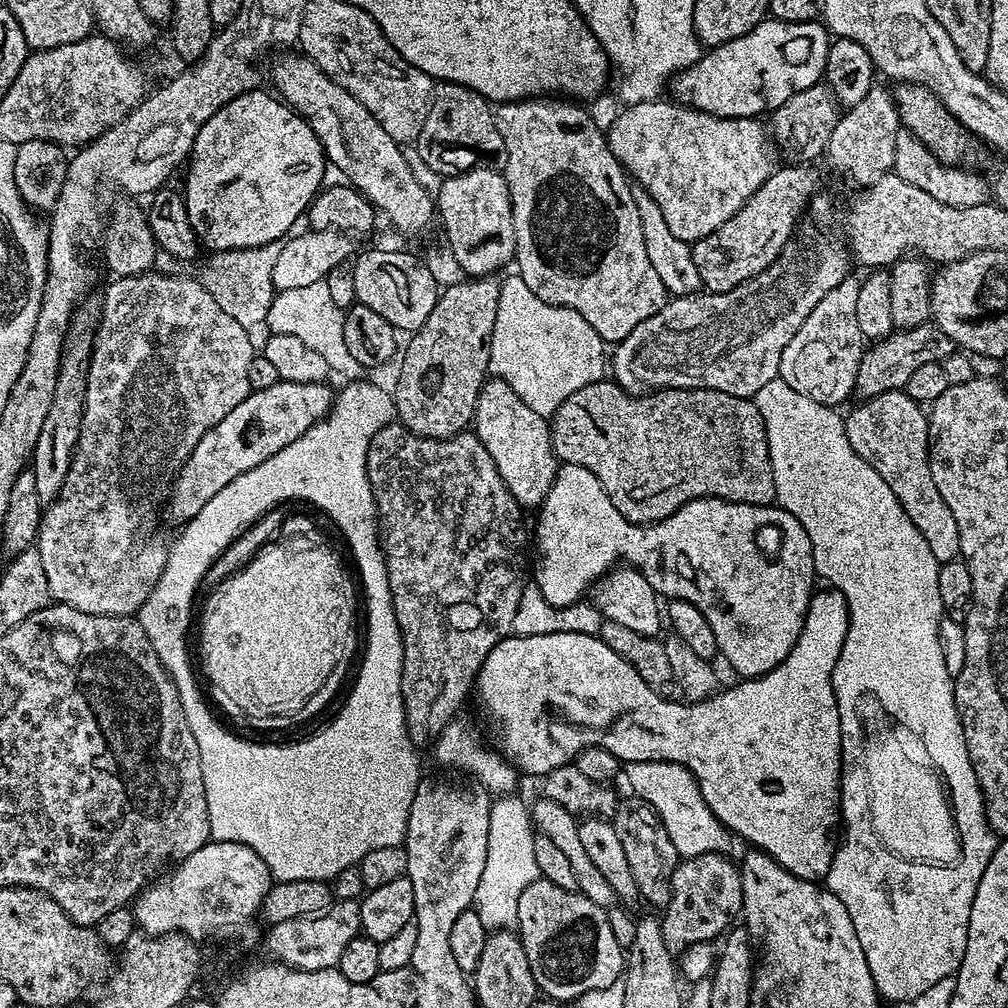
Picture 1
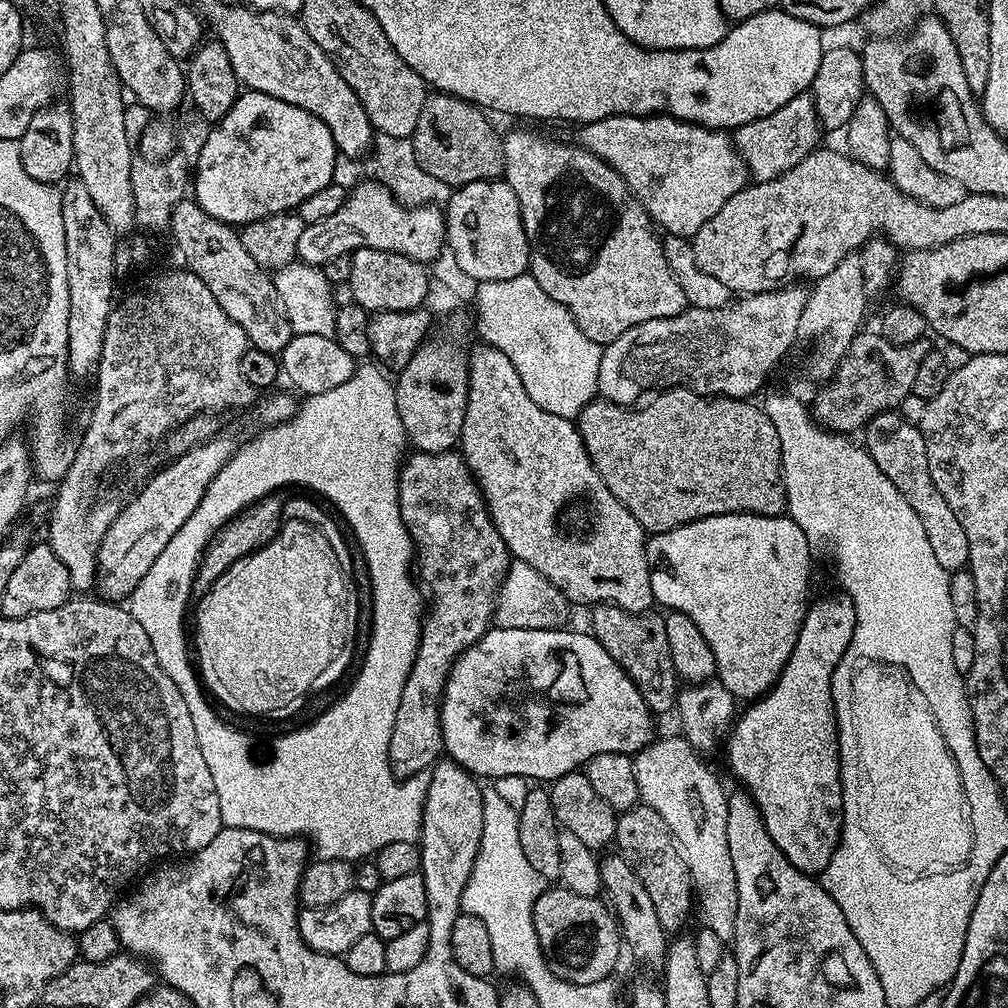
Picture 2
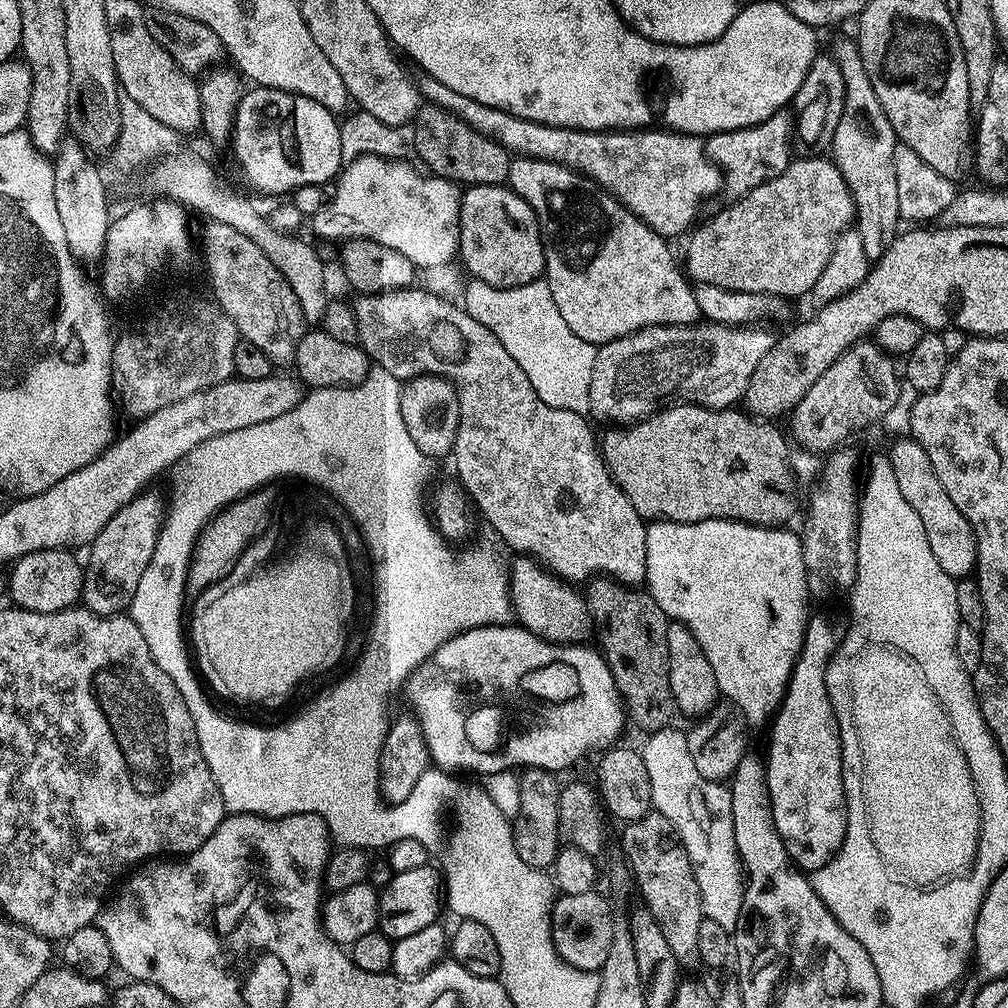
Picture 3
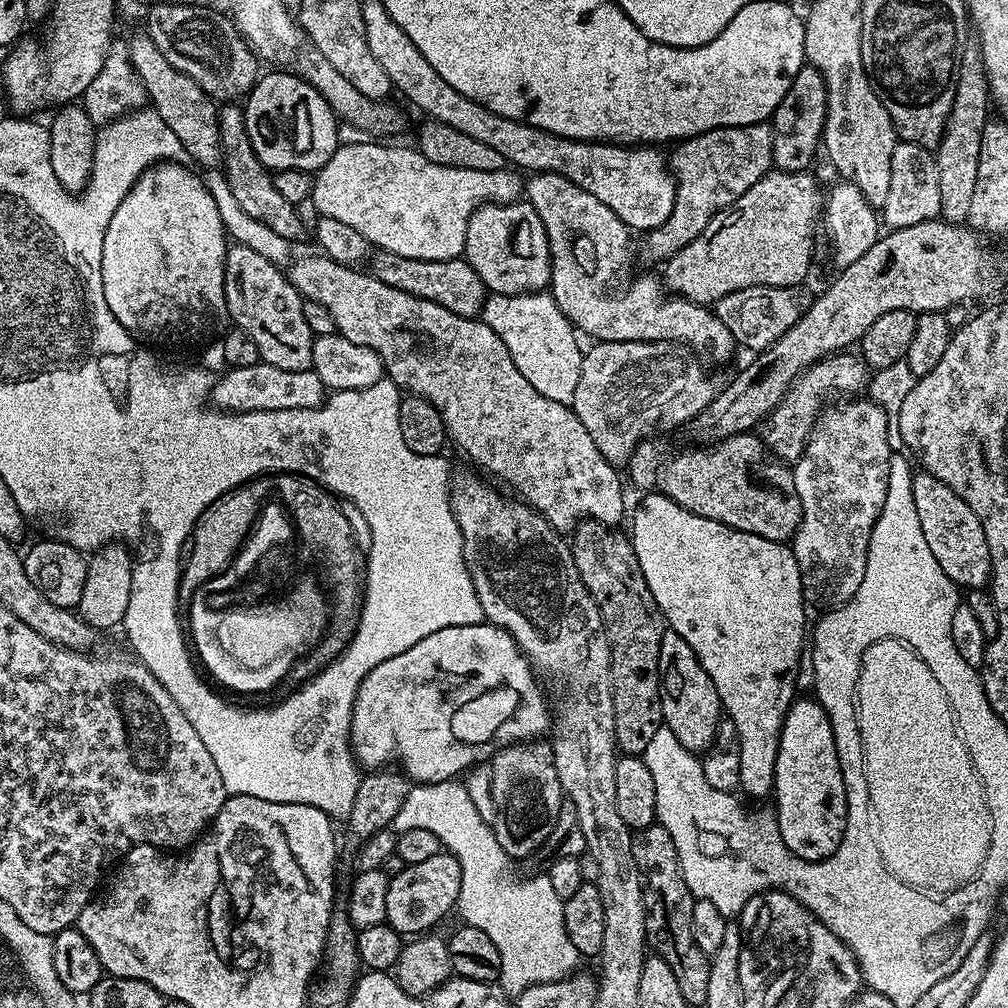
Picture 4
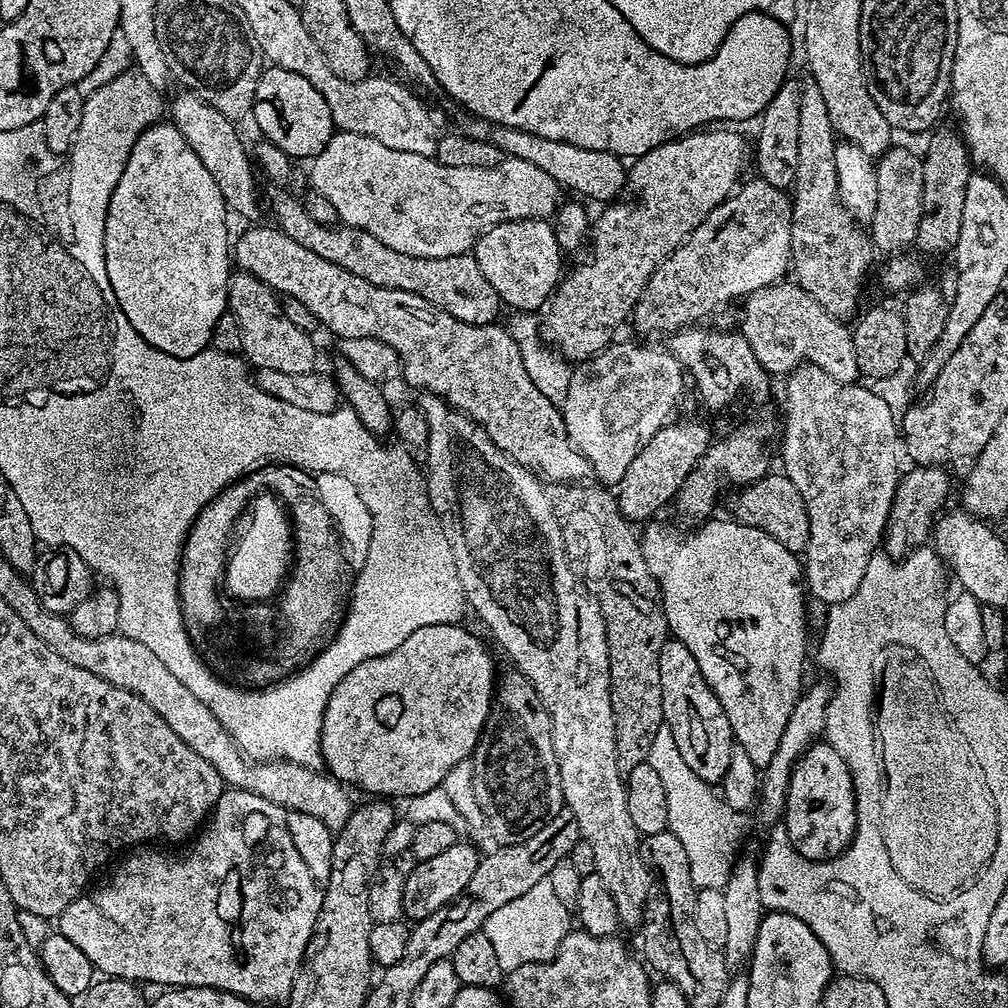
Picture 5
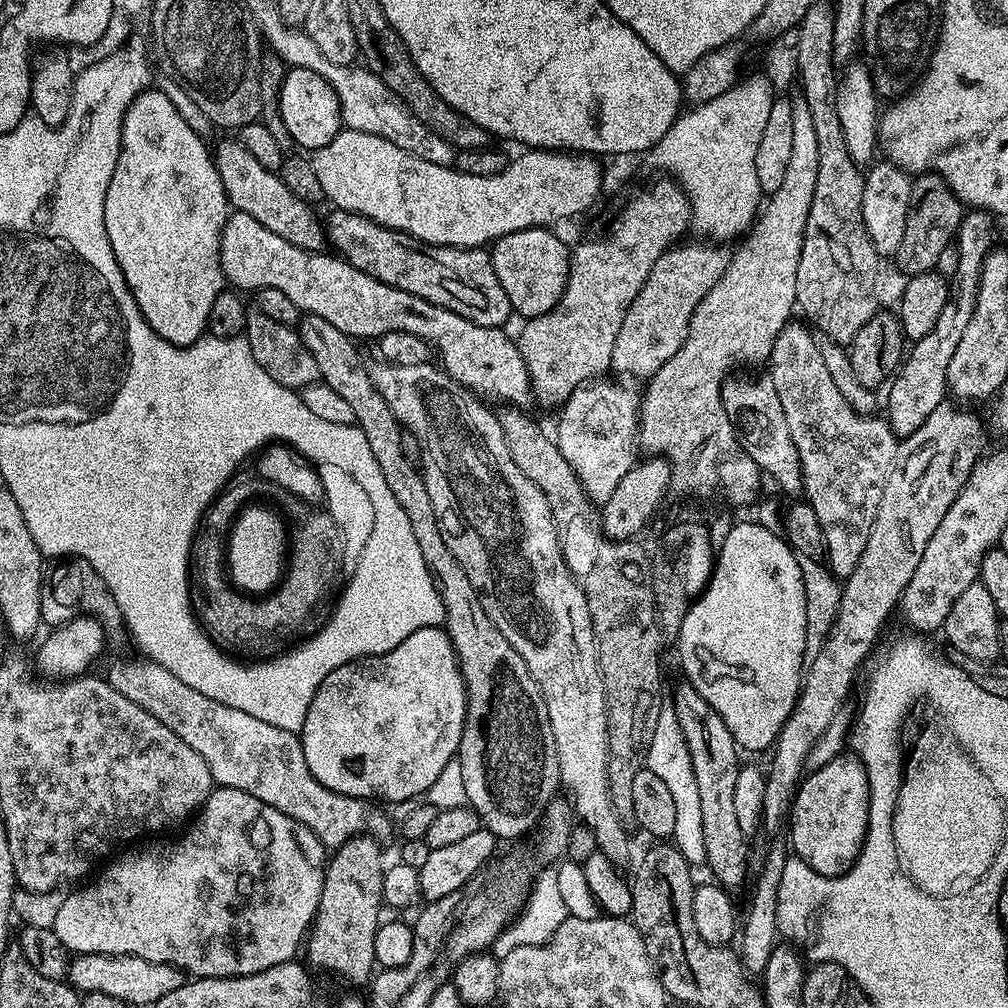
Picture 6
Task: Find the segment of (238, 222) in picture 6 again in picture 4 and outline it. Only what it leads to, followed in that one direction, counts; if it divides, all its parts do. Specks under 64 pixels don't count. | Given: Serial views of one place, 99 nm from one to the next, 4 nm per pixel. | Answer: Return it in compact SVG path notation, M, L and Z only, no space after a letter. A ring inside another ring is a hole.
M323 254L315 255L300 256L296 261L294 261L295 259L291 261L292 269L287 269L286 272L289 282L299 290L305 300L313 300L330 310L331 317L336 322L336 332L339 335L350 338L350 342L358 342L358 346L370 346L370 350L374 350L378 354L378 358L382 358L387 379L394 381L405 393L421 396L423 400L430 401L438 410L451 443L453 440L477 464L475 467L481 473L487 474L489 477L497 476L497 478L492 478L499 481L501 485L509 484L513 488L511 491L519 499L529 504L536 512L542 513L550 522L550 526L557 528L561 534L571 533L581 520L589 518L597 520L600 524L619 525L616 523L624 516L624 488L620 485L619 474L616 473L619 472L617 465L602 458L598 446L594 446L594 438L590 438L586 426L582 426L582 422L574 415L569 405L559 404L554 402L554 398L546 398L542 394L538 394L538 390L534 390L534 386L530 386L530 382L526 382L526 378L522 378L522 370L518 370L518 366L514 366L514 358L510 358L510 350L506 350L506 346L502 346L502 338L498 338L498 334L494 334L494 330L490 330L490 326L486 326L483 319L459 316L434 302L423 300L414 294L406 294L402 290L394 290L394 286L386 286L386 282L378 282L378 278L374 278L359 267L339 264Z

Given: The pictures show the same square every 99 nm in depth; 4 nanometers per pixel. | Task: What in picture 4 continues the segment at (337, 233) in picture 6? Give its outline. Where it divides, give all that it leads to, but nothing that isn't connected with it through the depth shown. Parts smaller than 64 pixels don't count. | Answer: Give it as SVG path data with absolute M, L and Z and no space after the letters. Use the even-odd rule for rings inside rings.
M224 102L219 105L217 114L218 120L218 142L220 143L220 164L226 182L230 186L230 194L250 214L250 218L262 222L265 226L270 226L276 234L281 235L290 242L296 242L304 236L304 224L300 221L297 205L286 202L282 198L278 186L274 186L272 181L273 173L265 168L264 164L254 154L254 146L250 142L248 133L248 114L239 103ZM376 250L370 256L370 275L378 278L378 282L386 282L386 286L394 286L394 290L402 290L406 294L414 294L423 300L434 302L446 310L459 316L479 317L484 311L484 301L490 293L484 287L482 278L463 258L454 260L419 260L418 258L402 258L402 254L394 254Z

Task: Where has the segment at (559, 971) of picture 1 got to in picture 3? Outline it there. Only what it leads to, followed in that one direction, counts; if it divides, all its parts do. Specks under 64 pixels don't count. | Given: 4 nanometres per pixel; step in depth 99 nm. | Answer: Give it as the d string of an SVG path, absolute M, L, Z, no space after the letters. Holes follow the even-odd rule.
M591 891L586 894L560 896L553 903L550 923L556 952L578 970L599 972L606 962L606 953L610 951L610 942L614 931L612 908L607 904L608 902L605 897Z

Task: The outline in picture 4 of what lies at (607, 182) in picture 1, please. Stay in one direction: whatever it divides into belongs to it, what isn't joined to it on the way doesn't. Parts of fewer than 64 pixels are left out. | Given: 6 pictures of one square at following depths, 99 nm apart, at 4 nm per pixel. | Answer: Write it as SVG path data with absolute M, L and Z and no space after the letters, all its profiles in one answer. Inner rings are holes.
M537 172L527 177L526 200L536 211L538 218L542 218L542 226L546 230L548 249L550 250L550 258L552 259L550 294L554 298L554 302L558 302L558 310L562 310L562 314L566 314L566 318L571 322L573 328L579 330L583 335L585 332L586 335L593 336L591 339L596 342L602 340L613 340L614 342L630 342L631 340L675 340L678 344L687 344L693 352L699 354L701 357L712 356L712 360L716 364L726 363L727 360L731 358L732 351L737 351L738 345L735 338L730 334L730 330L726 330L726 326L722 326L722 322L716 317L715 311L713 311L711 307L696 304L692 300L684 299L683 296L669 294L659 275L640 276L637 280L632 280L628 285L624 285L624 271L632 264L633 233L622 222L622 218L618 218L618 214L614 214L614 210L610 210L610 206L605 206L603 202L598 202L598 198L594 198L594 194L586 194L586 190L582 190L582 186L574 186L574 182L570 182L570 178L562 178L562 174Z

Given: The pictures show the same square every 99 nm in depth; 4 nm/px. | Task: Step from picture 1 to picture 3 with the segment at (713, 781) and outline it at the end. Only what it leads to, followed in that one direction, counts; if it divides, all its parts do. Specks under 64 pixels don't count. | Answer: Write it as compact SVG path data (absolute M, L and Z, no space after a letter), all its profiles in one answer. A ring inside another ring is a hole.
M813 615L804 631L804 641L800 657L792 676L788 679L788 690L784 701L771 721L772 741L766 751L768 766L768 789L774 810L774 822L778 826L778 836L788 851L789 861L795 867L811 874L817 872L826 862L835 856L842 846L846 826L848 825L848 799L844 793L844 771L842 770L842 746L840 745L840 727L834 714L834 706L826 690L826 670L832 660L832 653L840 644L838 628L824 616ZM489 624L487 628L466 628L450 636L438 650L434 650L432 656L427 656L406 679L408 686L408 704L411 715L420 724L420 730L426 740L428 755L431 763L440 770L453 770L457 768L460 772L480 772L479 774L494 773L496 771L527 770L529 768L544 768L553 774L560 774L563 768L576 764L583 758L586 752L592 752L595 748L607 749L615 745L620 736L620 731L626 725L626 713L620 698L620 692L608 669L608 663L603 655L595 647L581 646L579 644L551 644L533 632L527 632L519 626L505 626L502 624Z

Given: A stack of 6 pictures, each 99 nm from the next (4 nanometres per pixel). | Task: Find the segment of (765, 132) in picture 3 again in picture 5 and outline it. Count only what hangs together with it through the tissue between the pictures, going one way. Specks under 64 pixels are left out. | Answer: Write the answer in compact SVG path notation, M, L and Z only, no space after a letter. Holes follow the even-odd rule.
M716 126L711 130L697 130L689 132L686 136L681 136L679 140L671 140L666 142L662 146L658 146L654 150L650 150L646 154L635 157L631 161L630 167L626 172L626 184L636 197L633 200L621 199L619 202L612 202L607 205L608 208L600 217L593 219L590 224L590 243L587 245L586 253L588 252L588 261L585 264L576 264L572 268L572 273L565 275L561 279L557 289L552 294L550 303L547 305L546 311L542 316L542 336L545 341L555 351L559 352L565 360L569 362L583 362L589 360L591 356L597 356L600 352L604 351L609 344L613 343L614 337L612 336L616 332L616 327L620 323L627 321L632 315L632 309L636 307L636 303L640 301L640 295L644 292L646 282L650 282L650 278L654 274L654 270L658 267L662 261L673 252L676 247L685 240L687 240L689 234L694 231L703 222L710 210L714 210L719 206L723 200L727 200L729 196L735 193L738 185L741 183L742 177L740 175L744 172L744 167L749 167L750 164L750 144L743 140L736 132L731 132L731 127L728 126Z

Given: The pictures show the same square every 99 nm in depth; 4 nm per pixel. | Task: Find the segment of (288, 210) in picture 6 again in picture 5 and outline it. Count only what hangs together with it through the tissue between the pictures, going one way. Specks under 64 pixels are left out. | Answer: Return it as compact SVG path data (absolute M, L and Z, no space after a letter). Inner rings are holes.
M180 90L180 93L170 100L168 114L171 123L186 138L187 144L198 154L198 158L202 159L206 170L213 175L229 211L235 215L254 215L258 210L257 173L253 159L249 151L247 154L236 130L237 125L205 100L198 98L198 94L187 90Z

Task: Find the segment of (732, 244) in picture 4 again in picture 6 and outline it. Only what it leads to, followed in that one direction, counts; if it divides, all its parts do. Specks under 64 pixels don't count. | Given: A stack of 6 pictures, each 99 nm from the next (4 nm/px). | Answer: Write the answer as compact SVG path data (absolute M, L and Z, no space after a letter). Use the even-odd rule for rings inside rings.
M712 242L704 243L708 244L681 243L679 246L673 246L660 255L658 262L654 262L654 270L650 270L638 298L634 298L634 302L630 306L630 310L626 310L622 330L618 330L618 342L614 346L614 358L611 366L611 371L617 372L617 374L615 373L617 377L633 376L634 379L641 380L641 382L647 381L658 370L662 370L662 366L666 366L666 362L670 362L670 358L674 358L674 354L678 354L682 342L686 342L690 318L694 314L698 302L702 302L702 298L706 298L706 294L710 294L714 282L718 282L718 278L722 278L730 259L729 250L724 249L727 247L717 246Z

